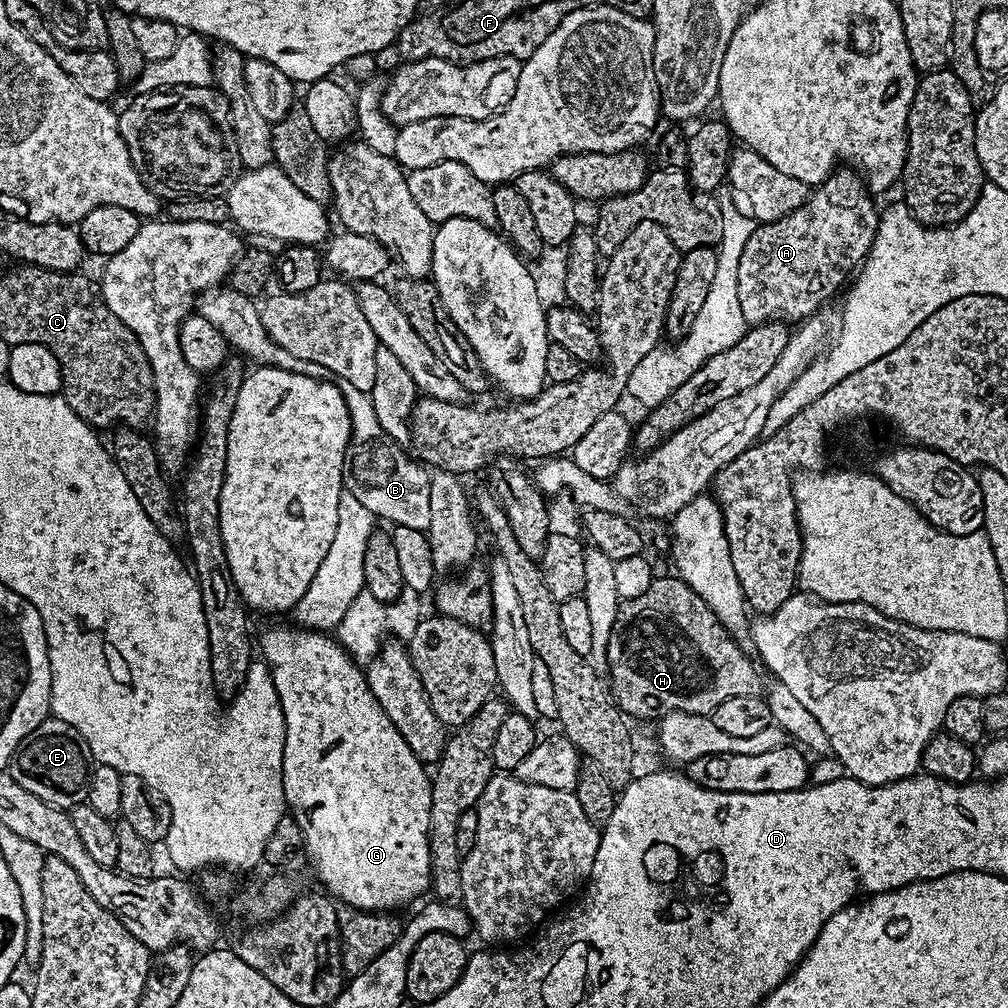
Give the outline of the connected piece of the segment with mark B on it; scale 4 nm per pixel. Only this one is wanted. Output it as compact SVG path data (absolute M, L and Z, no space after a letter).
M345 380L339 381L342 398L346 398L348 413L352 419L352 433L348 449L344 455L344 491L354 494L366 510L370 510L373 517L385 516L389 520L389 525L410 526L414 530L427 533L430 526L430 475L429 469L424 464L417 462L409 453L404 453L405 449L397 444L386 430L382 430L382 422L378 422L378 414L374 414L371 395L362 390L358 390L352 383Z

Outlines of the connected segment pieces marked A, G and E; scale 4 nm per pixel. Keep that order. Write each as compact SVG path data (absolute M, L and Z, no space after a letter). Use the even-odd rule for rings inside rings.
M844 166L839 170L833 171L832 175L826 179L826 190L822 190L818 194L818 198L814 198L814 202L810 202L810 206L802 205L801 208L794 210L790 215L783 216L781 220L778 220L778 226L760 224L753 227L750 234L750 242L746 246L746 250L742 250L742 258L738 262L738 302L742 306L744 319L749 325L766 324L775 321L777 318L784 318L787 312L800 312L803 308L810 307L827 288L836 288L840 283L843 285L859 269L860 265L864 263L864 257L868 255L866 246L872 246L872 238L866 238L866 232L862 230L862 224L864 224L864 220L862 220L864 218L862 216L862 196L869 195L861 173L853 170L851 167Z
M299 626L288 628L268 628L258 636L258 652L265 664L272 669L274 688L278 690L278 698L282 706L282 714L286 718L286 746L282 754L282 786L285 788L287 811L302 826L304 852L312 863L318 879L324 883L323 891L335 898L340 904L348 904L352 908L361 908L364 912L392 912L400 910L403 904L419 898L432 886L432 847L428 841L430 830L430 802L432 801L432 782L429 769L423 760L419 760L406 746L406 738L398 734L394 722L386 718L386 710L374 698L368 685L365 669L352 659L350 653L340 645L339 640L331 635L305 630Z
M49 718L20 743L12 756L10 771L14 782L18 782L22 790L30 790L34 798L42 798L42 802L55 808L70 810L75 804L87 801L88 778L93 767L94 761L82 734L66 722Z

